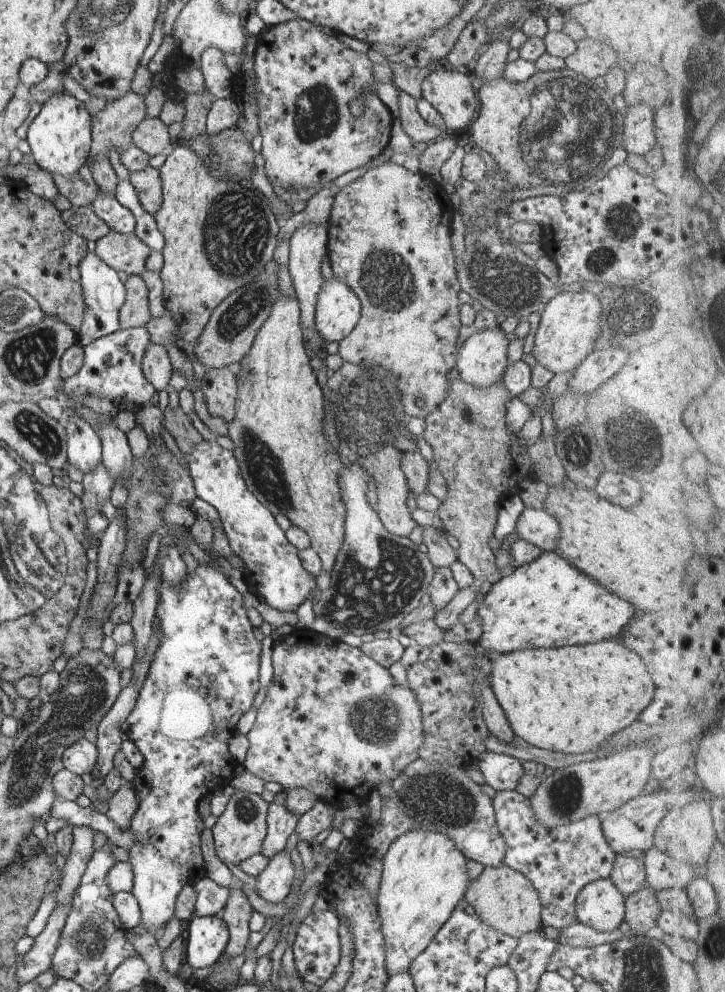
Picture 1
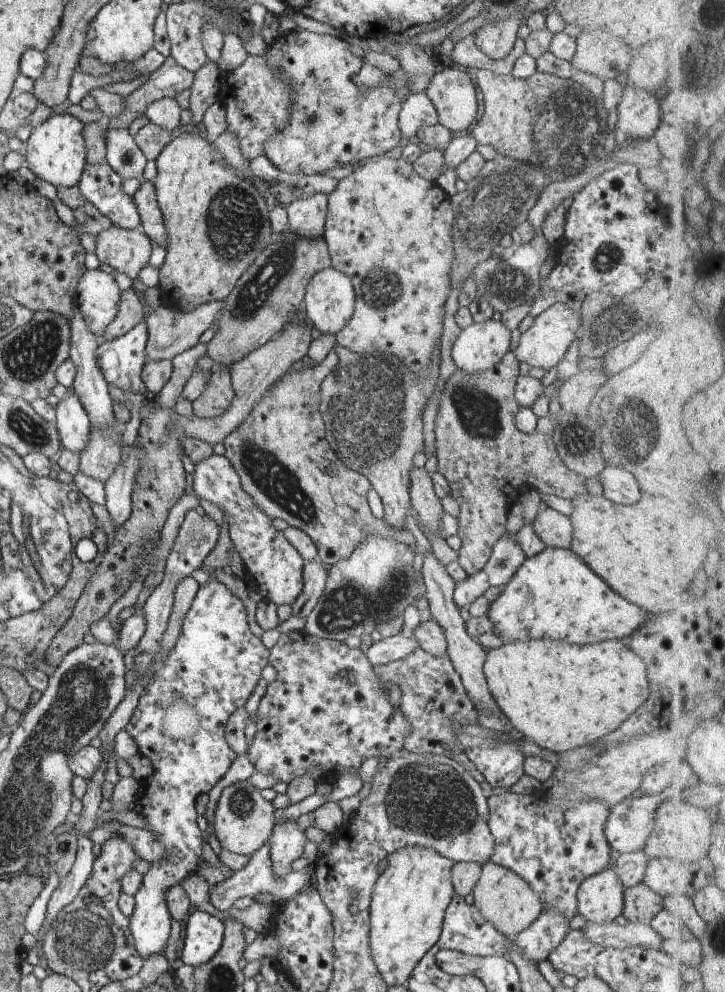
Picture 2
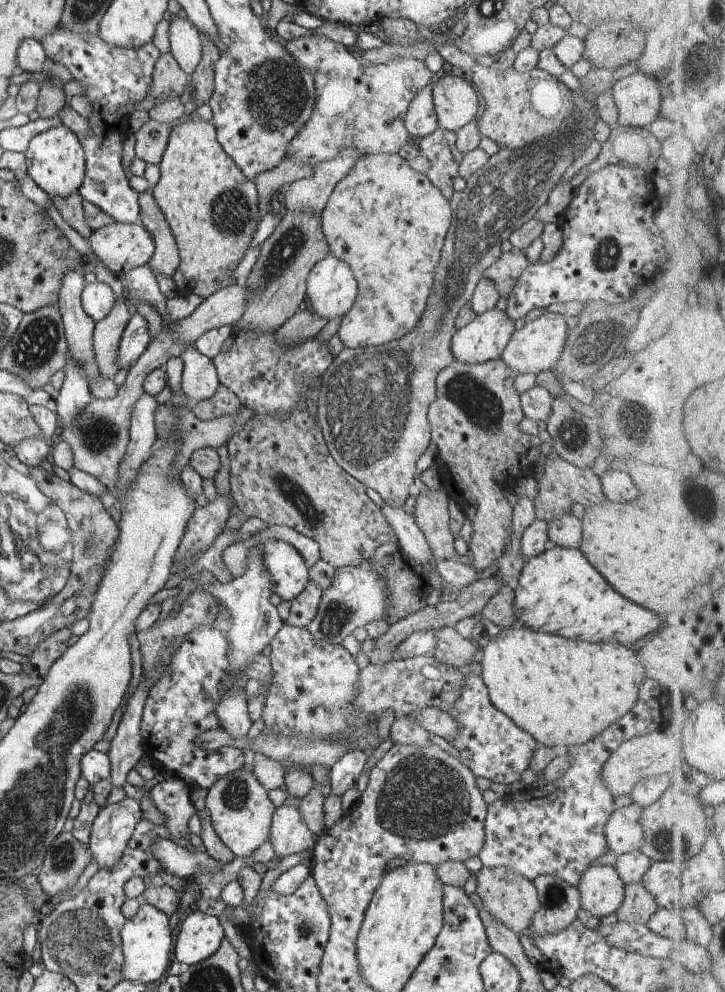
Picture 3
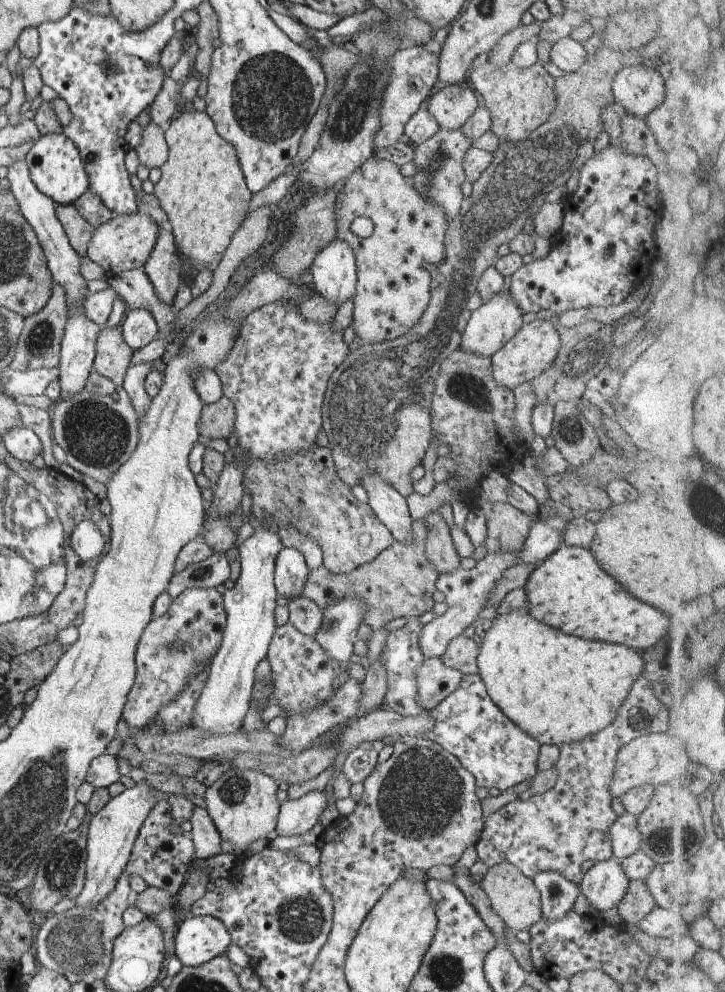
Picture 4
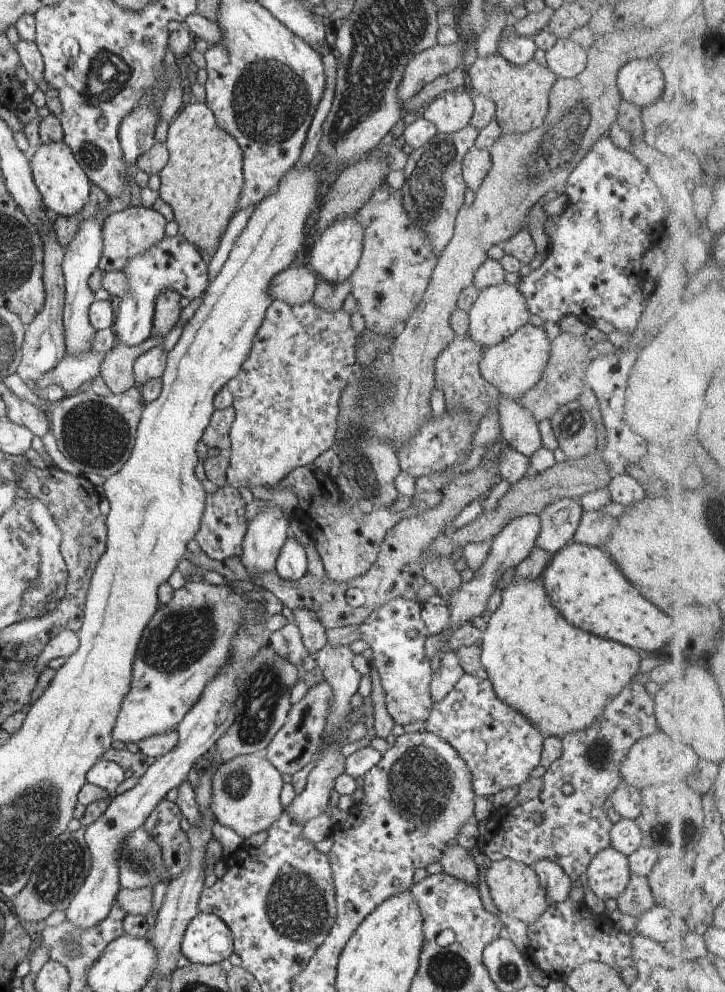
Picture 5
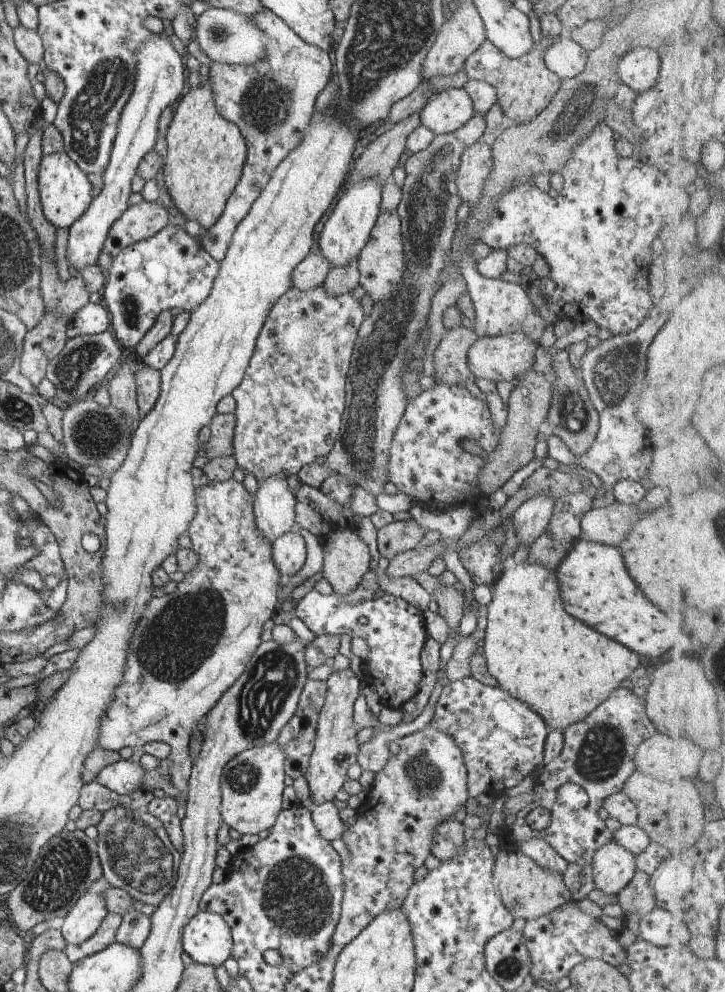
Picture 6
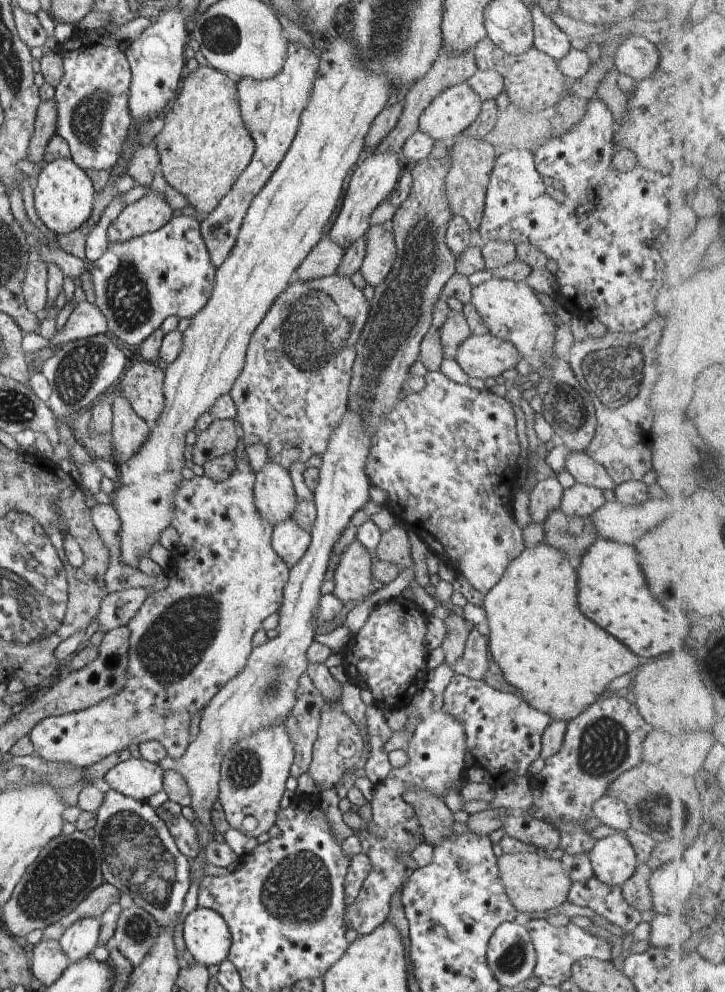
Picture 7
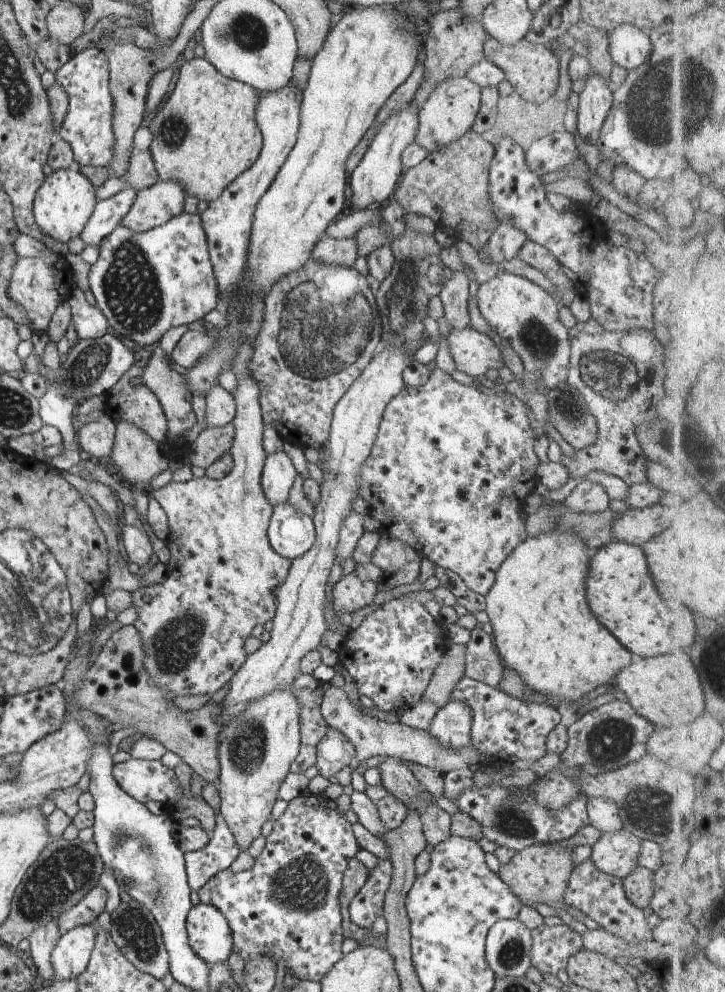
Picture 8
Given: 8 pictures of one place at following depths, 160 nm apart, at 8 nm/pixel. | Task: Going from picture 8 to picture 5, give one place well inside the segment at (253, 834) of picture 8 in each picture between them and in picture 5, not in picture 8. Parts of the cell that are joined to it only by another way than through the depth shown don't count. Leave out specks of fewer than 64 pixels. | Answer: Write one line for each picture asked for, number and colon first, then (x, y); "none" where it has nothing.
5: (245, 792)
6: (252, 783)
7: (254, 771)

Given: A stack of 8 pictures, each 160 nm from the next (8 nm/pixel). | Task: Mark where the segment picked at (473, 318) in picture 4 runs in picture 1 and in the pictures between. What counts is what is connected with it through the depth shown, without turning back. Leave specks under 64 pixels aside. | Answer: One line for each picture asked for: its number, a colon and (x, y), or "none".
1: (482, 361)
2: (481, 346)
3: (483, 339)

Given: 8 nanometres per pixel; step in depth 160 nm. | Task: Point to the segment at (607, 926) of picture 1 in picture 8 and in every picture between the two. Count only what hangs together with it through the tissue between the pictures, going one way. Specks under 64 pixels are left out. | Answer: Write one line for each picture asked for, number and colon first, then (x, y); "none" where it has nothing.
2: (600, 897)
3: (602, 890)
4: (604, 885)
5: (608, 873)
6: (613, 866)
7: (613, 859)
8: (615, 853)

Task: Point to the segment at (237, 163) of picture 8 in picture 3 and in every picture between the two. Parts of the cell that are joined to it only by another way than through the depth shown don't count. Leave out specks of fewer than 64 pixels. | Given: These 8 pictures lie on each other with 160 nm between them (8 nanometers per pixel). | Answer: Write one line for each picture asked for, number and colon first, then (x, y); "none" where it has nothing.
3: (211, 206)
4: (202, 189)
5: (202, 181)
6: (206, 153)
7: (204, 146)

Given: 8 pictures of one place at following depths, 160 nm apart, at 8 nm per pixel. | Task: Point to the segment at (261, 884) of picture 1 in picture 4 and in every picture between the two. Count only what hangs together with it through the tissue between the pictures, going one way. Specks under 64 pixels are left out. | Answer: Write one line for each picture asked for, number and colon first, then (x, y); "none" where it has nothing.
2: (286, 842)
3: (289, 833)
4: (296, 817)

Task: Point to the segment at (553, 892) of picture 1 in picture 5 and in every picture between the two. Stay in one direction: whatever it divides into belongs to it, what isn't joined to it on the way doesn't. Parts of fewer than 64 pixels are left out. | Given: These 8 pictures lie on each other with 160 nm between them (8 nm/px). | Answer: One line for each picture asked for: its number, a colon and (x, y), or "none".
2: (555, 851)
3: (558, 829)
4: (559, 830)
5: (574, 829)

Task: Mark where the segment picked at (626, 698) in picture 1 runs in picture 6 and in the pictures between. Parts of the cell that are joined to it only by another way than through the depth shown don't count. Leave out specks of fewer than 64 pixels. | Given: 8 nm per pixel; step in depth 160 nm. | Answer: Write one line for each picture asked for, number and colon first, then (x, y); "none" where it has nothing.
2: (563, 696)
3: (562, 692)
4: (558, 688)
5: (559, 677)
6: (562, 668)

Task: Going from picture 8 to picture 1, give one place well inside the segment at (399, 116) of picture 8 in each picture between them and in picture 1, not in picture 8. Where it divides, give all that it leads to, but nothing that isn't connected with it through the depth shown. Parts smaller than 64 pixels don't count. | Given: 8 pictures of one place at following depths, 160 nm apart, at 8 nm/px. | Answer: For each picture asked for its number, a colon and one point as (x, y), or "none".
1: (338, 310)
2: (329, 300)
3: (331, 287)
4: (333, 275)
5: (334, 256)
6: (347, 230)
7: (371, 182)

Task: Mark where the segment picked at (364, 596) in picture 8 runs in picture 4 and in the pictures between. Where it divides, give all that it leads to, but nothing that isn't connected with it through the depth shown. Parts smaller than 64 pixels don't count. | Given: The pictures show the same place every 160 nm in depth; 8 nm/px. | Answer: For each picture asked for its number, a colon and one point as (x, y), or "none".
4: (303, 489)
5: (348, 540)
6: (346, 558)
7: (353, 577)

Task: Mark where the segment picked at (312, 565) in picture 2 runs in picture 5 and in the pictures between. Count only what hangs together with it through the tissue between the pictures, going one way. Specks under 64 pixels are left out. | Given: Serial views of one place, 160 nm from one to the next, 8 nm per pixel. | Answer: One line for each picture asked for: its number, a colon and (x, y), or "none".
3: (303, 608)
4: (305, 614)
5: (313, 635)

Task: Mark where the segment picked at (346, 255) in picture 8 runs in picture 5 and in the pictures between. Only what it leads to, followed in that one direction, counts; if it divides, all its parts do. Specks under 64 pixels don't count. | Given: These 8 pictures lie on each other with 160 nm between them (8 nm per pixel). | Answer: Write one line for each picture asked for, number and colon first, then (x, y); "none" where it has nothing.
5: (296, 285)
6: (311, 273)
7: (322, 261)

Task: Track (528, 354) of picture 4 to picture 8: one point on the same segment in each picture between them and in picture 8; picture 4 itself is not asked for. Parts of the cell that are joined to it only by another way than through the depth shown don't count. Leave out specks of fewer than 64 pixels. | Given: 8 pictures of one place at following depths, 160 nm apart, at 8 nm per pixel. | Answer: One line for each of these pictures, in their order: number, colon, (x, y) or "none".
5: (514, 366)
6: (498, 359)
7: (484, 356)
8: (475, 353)

